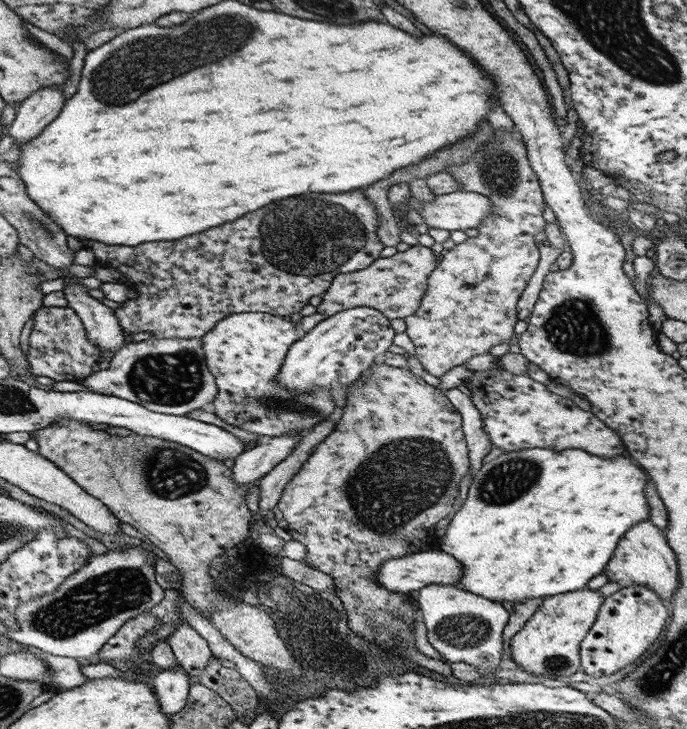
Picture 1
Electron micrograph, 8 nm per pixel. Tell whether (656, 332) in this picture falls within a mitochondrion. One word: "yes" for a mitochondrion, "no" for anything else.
no

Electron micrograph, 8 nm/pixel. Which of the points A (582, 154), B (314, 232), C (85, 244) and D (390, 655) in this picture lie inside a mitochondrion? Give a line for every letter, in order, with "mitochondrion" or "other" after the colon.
A: other
B: mitochondrion
C: other
D: other

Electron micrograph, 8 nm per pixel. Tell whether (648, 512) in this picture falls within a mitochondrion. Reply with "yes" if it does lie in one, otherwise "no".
no

